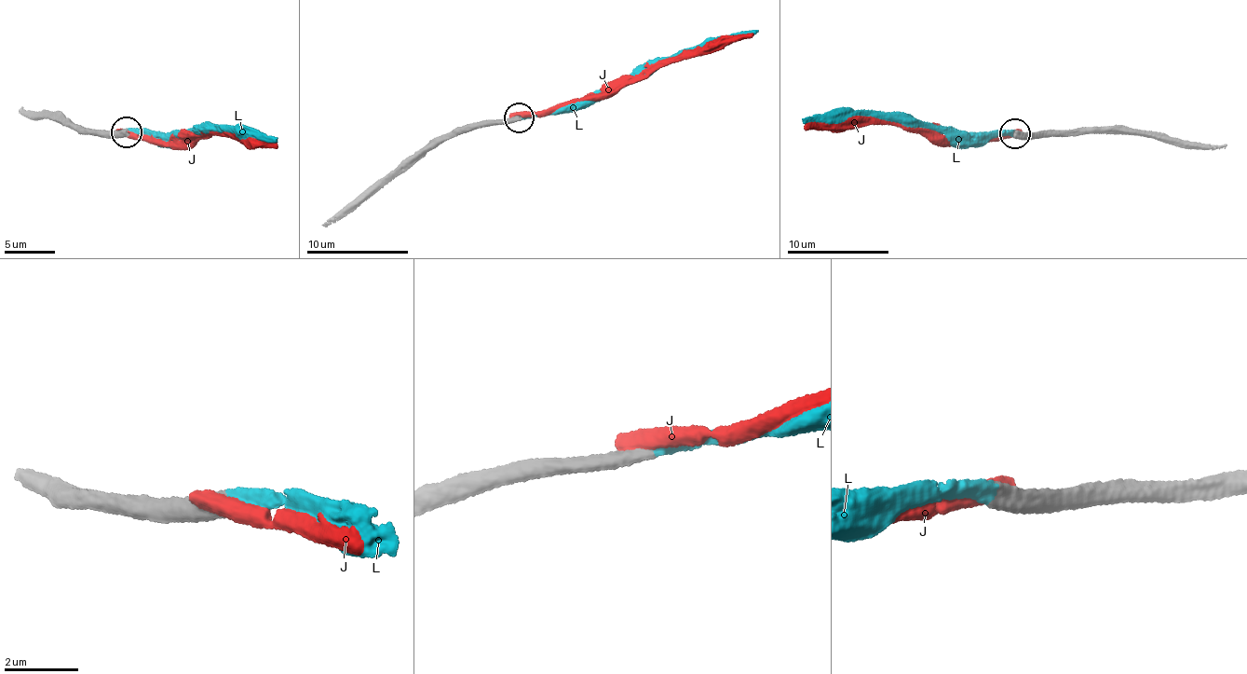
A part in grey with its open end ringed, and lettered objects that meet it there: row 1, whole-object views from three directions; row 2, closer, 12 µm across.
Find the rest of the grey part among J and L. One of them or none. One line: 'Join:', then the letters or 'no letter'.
Join: L

